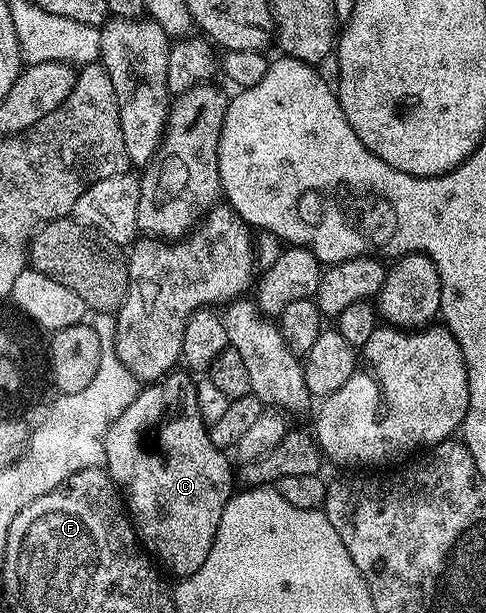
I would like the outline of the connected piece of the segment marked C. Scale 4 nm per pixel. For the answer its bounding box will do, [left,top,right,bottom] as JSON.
[104,371,234,579]

